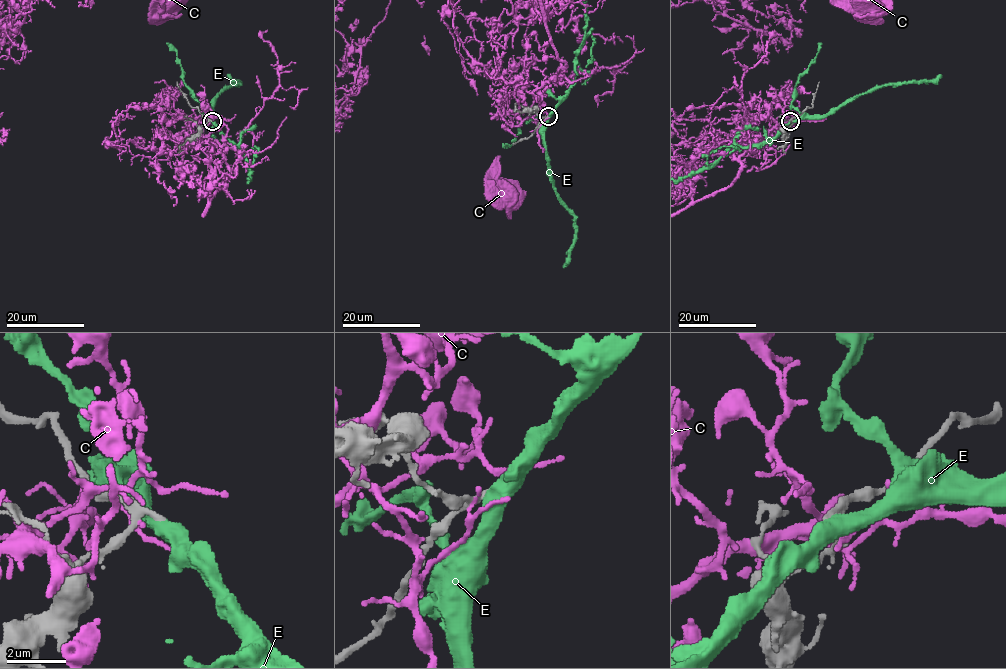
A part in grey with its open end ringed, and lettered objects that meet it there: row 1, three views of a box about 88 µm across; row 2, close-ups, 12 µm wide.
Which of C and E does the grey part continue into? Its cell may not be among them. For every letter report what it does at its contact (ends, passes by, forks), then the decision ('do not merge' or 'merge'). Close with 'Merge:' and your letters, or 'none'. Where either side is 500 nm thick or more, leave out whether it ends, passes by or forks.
C: it passes by; do not merge
E: do not merge
Merge: none

